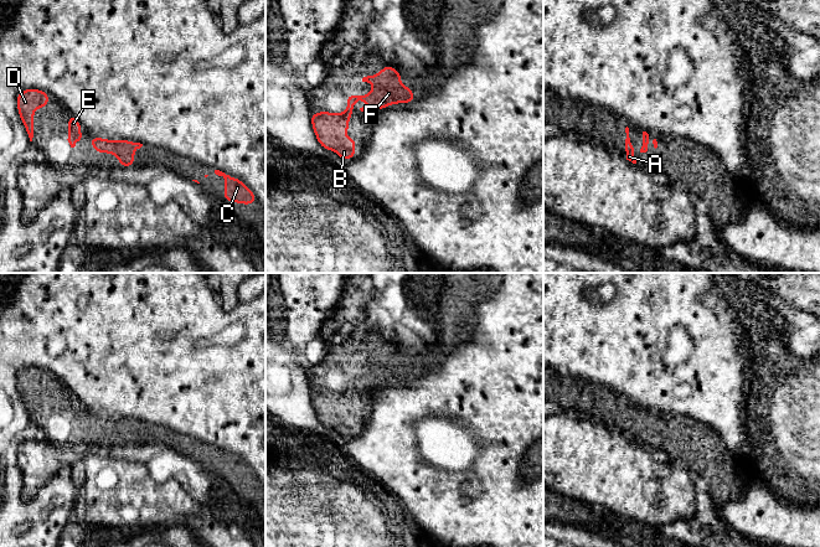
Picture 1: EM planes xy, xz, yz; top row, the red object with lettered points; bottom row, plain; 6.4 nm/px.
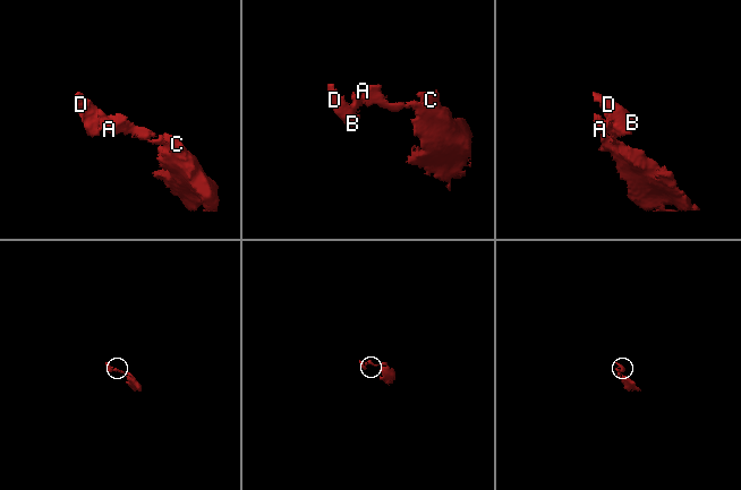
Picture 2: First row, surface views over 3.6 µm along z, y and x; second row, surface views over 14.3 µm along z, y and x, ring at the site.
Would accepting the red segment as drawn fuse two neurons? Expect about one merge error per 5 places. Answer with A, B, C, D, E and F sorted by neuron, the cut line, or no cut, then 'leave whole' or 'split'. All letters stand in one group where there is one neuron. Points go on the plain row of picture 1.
A B C D E F | no cut | leave whole

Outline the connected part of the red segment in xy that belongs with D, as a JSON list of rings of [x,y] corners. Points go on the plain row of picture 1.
[[[31,366],[21,368],[16,375],[17,389],[29,412],[30,419],[32,419],[33,416],[33,388],[36,386],[47,386],[50,373],[51,372],[47,370]]]

